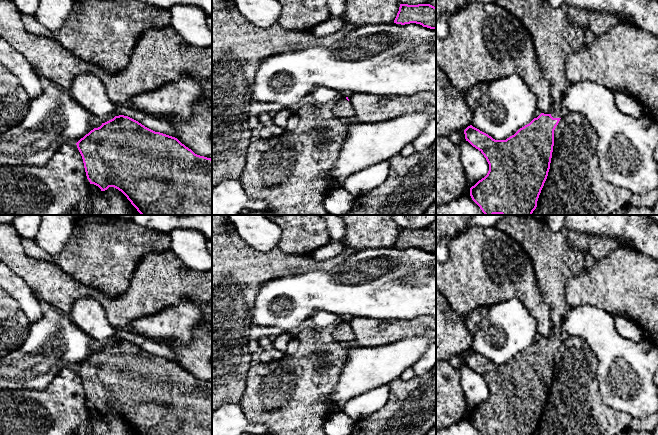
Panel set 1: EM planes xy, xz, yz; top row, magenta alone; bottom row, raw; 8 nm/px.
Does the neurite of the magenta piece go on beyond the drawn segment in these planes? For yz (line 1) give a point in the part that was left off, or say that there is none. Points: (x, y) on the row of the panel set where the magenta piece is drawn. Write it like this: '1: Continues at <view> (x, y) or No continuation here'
1: Continues at yz (554, 35)

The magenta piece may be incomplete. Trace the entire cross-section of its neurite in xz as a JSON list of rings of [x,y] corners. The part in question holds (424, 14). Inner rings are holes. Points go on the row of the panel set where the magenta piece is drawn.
[[[400,4],[394,23],[401,25],[416,23],[436,29],[436,7],[430,4]]]

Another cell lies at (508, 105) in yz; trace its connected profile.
[[[516,74],[487,83],[487,92],[473,111],[471,125],[495,140],[506,140],[534,119],[537,110],[536,95]]]

